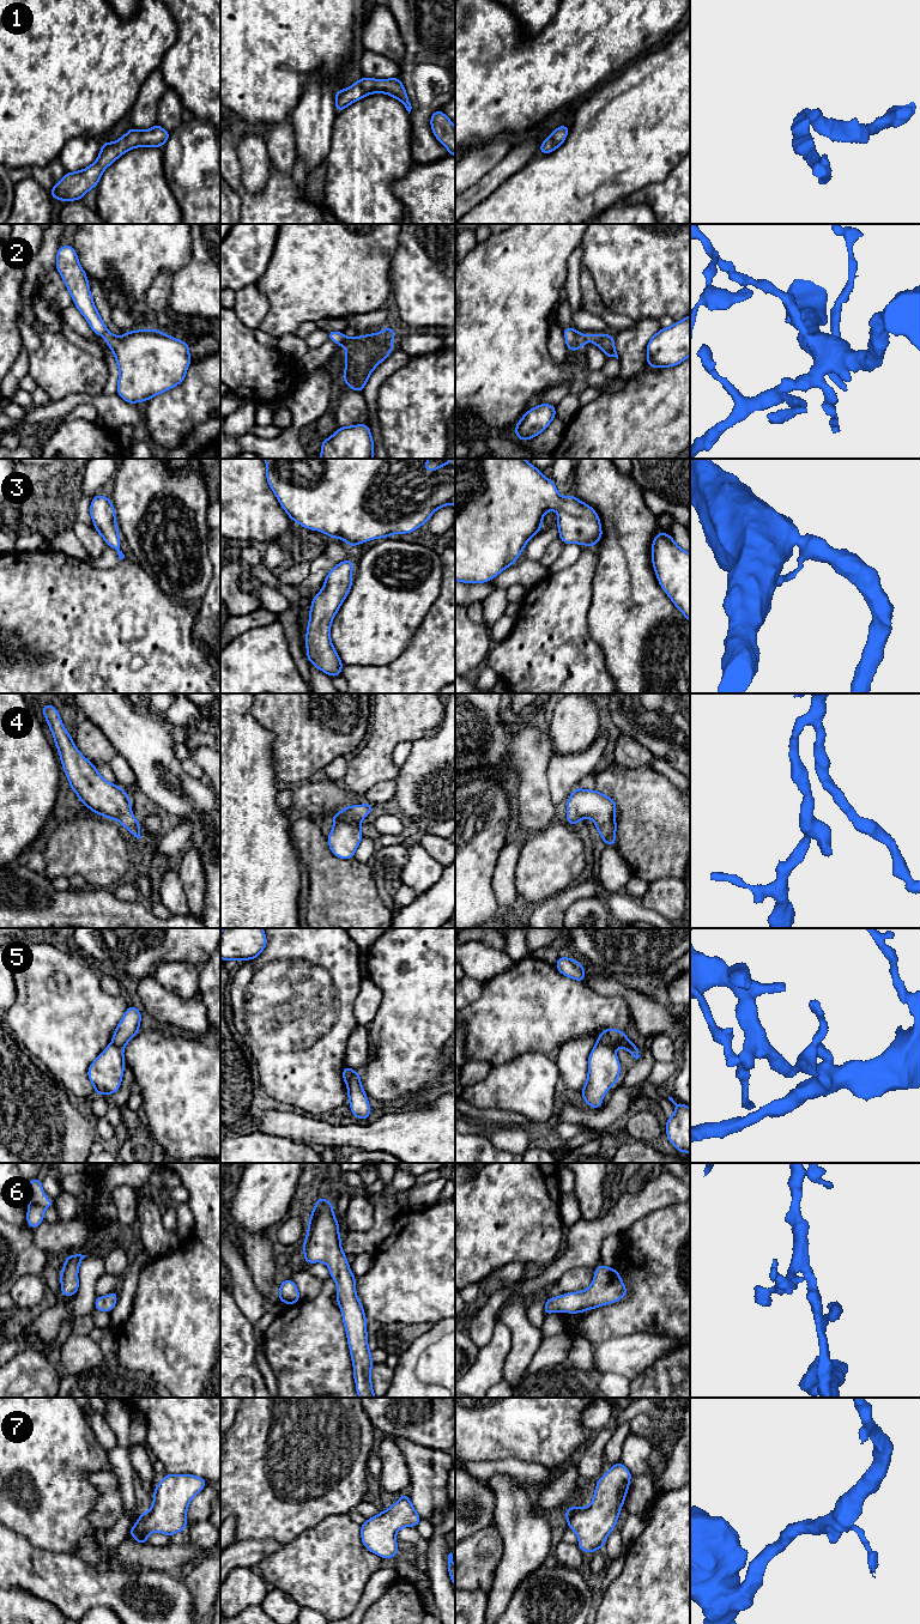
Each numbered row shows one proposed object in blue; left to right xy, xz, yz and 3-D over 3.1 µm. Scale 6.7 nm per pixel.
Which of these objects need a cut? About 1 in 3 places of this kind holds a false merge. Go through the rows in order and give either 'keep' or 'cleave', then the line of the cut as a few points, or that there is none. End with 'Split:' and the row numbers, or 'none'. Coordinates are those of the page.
1: keep; no cut
2: keep; no cut
3: keep; no cut
4: keep; no cut
5: cleave; cut in yz along (598, 1040), (613, 1049)
6: keep; no cut
7: keep; no cut
Split: 5

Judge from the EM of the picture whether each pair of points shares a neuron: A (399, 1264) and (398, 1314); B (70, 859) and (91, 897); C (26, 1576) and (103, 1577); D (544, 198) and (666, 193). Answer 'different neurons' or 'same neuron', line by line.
A: same neuron
B: different neurons
C: same neuron
D: different neurons

